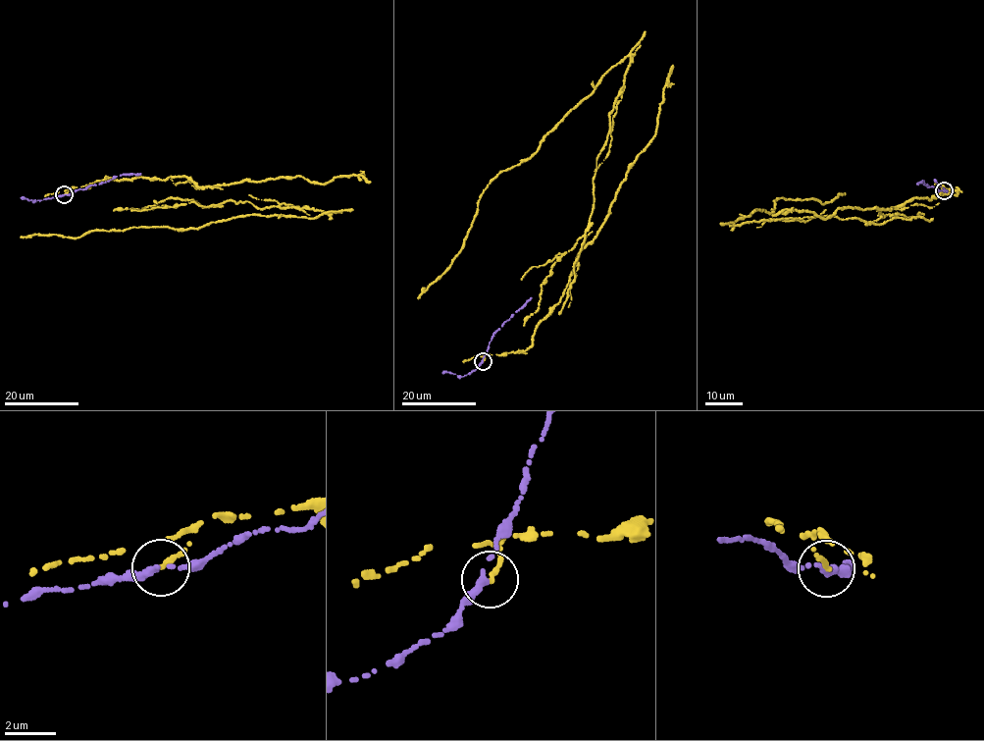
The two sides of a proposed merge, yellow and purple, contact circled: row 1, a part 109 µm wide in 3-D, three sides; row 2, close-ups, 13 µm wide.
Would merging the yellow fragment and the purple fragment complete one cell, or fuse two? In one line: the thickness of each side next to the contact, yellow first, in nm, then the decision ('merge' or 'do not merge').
200 nm thick on the yellow side, 340 nm on the other; do not merge

